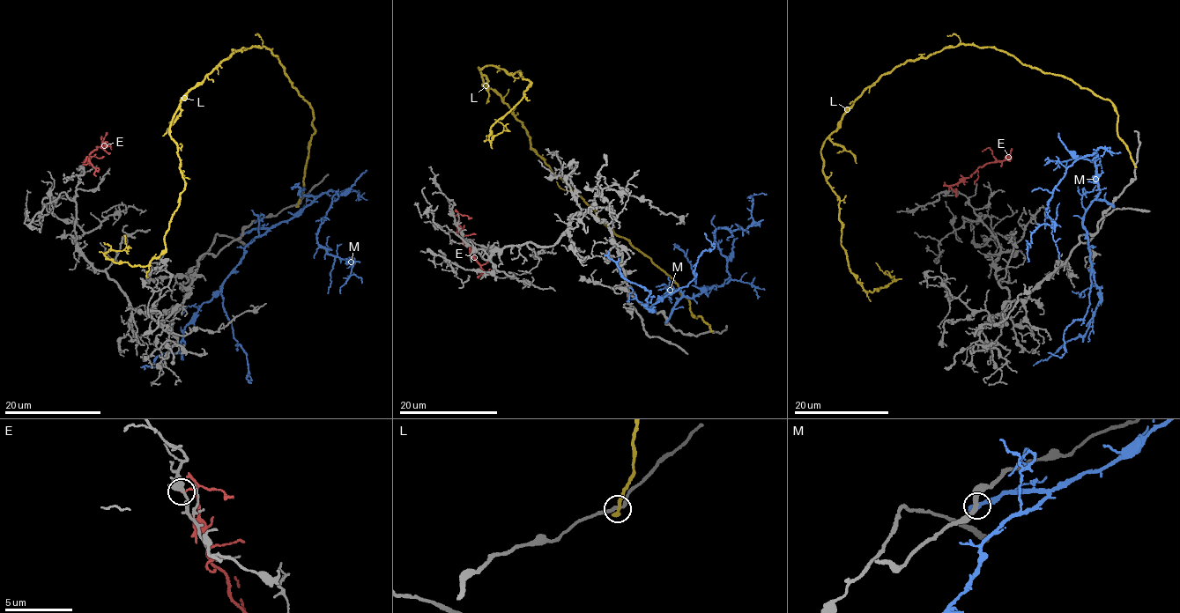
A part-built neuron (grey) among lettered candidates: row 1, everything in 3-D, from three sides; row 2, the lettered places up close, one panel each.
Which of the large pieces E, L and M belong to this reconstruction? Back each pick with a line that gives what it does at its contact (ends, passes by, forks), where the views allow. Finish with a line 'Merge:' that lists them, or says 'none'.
Merge: none

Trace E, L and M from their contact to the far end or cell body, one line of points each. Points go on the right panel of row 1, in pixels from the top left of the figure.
E: (948, 190), (980, 166), (1001, 161), (1011, 149)
L: (1135, 165), (1115, 106), (1066, 77), (990, 47), (906, 61), (820, 151), (872, 292), (892, 283), (876, 262)
M: (1112, 205), (1096, 198), (1097, 152), (1077, 159), (1048, 204), (1045, 214), (1055, 222), (1031, 234), (1027, 262)

